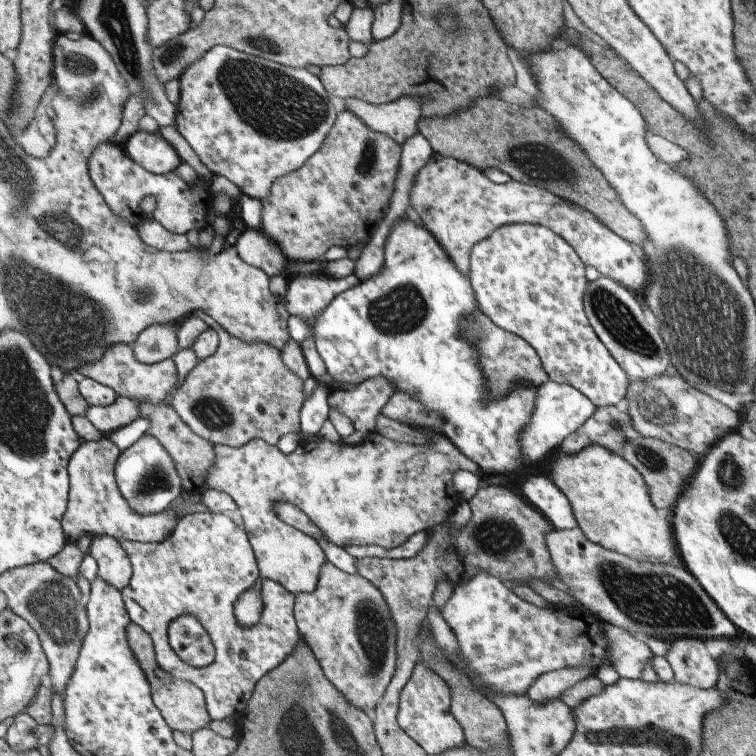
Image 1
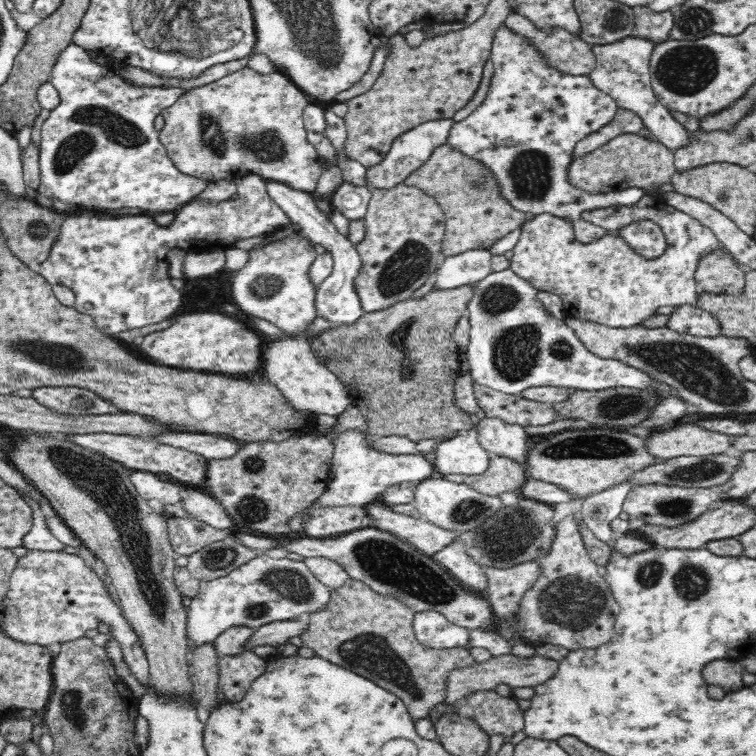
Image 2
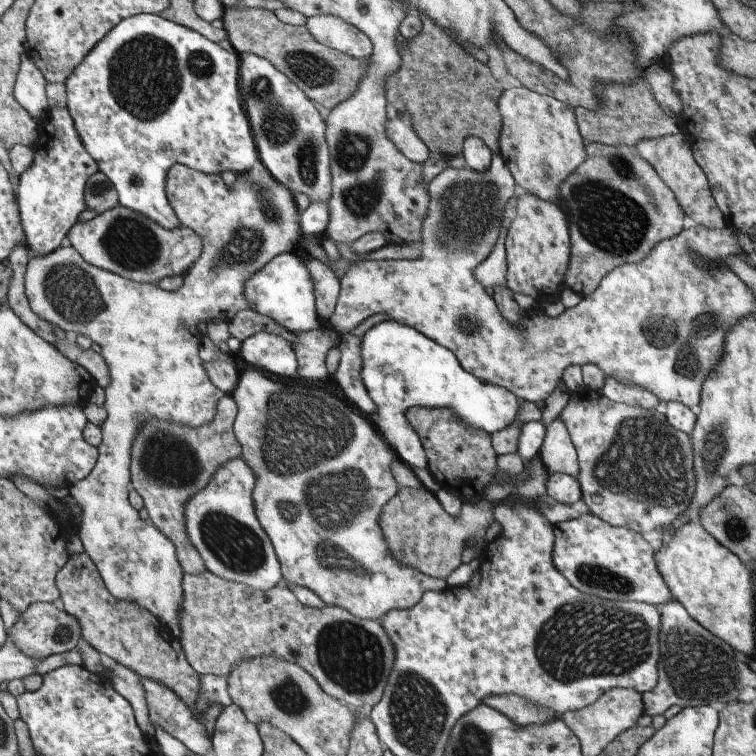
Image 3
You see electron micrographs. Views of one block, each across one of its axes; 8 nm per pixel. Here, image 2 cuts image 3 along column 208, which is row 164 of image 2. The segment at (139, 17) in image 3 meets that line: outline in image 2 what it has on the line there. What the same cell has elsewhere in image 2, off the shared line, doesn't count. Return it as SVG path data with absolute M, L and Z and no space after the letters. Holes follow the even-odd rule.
M73 43L61 50L49 82L59 92L61 101L41 127L41 183L37 188L40 194L81 208L101 211L138 208L139 214L153 215L173 212L208 186L209 181L188 176L176 168L154 127L156 117L184 94L181 87L132 85L116 73L116 64L97 63L86 49Z

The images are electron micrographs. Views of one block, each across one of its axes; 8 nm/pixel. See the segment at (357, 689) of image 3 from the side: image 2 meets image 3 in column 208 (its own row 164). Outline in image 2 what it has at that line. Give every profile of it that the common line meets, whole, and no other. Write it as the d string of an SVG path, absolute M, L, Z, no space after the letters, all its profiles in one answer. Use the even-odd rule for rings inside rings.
M626 133L611 138L597 150L574 159L569 166L567 177L572 186L592 195L636 187L642 189L645 194L655 196L662 185L671 184L676 171L674 156L666 146L637 134Z

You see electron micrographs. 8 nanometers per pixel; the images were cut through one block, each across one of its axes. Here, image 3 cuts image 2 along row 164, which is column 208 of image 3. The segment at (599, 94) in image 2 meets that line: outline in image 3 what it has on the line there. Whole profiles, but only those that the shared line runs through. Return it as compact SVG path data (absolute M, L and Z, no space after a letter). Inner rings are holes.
M241 457L224 462L210 481L188 498L184 521L188 541L199 553L205 569L219 578L264 591L281 584L281 575L269 537L254 513L253 485L254 474Z

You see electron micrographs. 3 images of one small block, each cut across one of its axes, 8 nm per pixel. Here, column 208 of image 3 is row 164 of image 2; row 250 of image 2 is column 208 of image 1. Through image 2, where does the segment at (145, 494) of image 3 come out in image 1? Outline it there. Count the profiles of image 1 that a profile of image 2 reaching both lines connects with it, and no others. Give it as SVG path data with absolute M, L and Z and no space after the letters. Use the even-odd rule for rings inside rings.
M140 402L138 416L147 417L150 420L149 428L145 433L149 433L156 438L163 448L173 459L177 474L180 478L180 485L183 491L197 491L199 494L205 492L204 488L204 470L209 465L214 465L214 452L212 444L199 438L168 405Z

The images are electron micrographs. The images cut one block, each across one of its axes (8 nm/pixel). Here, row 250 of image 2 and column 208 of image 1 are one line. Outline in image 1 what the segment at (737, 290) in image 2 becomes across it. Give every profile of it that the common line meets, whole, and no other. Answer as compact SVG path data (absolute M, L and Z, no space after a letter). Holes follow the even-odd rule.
M129 623L126 626L126 637L131 652L139 661L140 667L143 669L147 682L150 686L151 698L155 708L167 723L172 731L181 731L190 735L192 732L207 728L211 721L206 711L204 696L198 686L187 681L169 676L164 673L155 662L152 640L148 634L140 629L140 626Z

